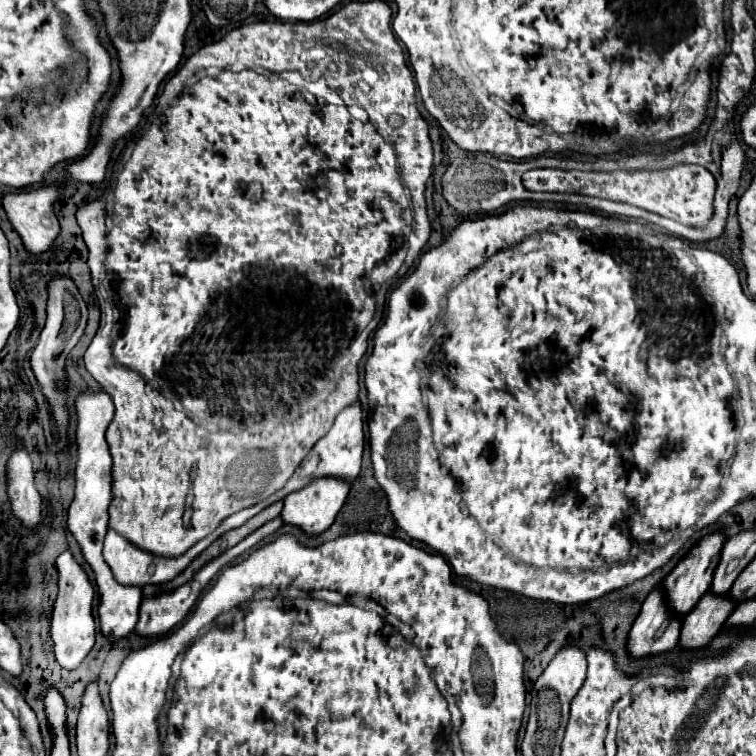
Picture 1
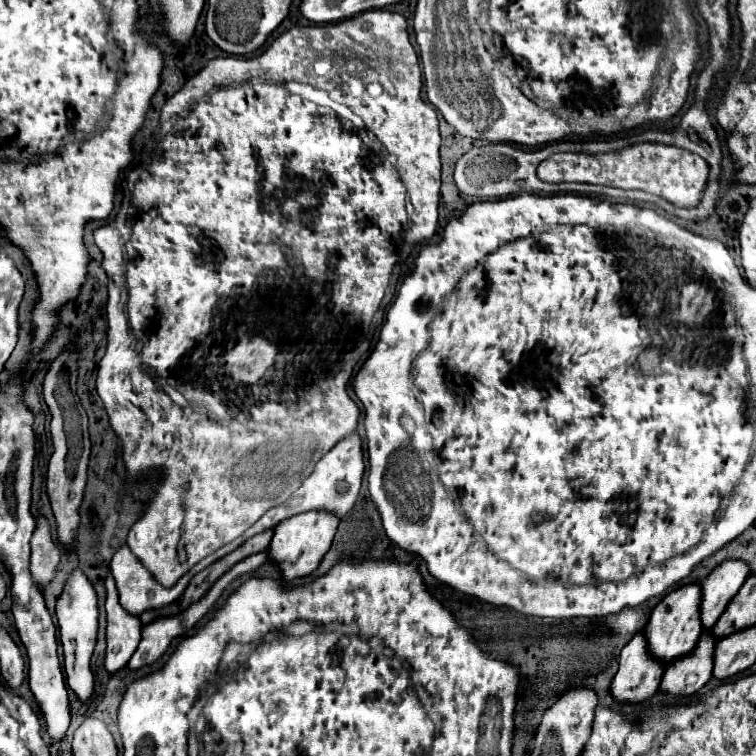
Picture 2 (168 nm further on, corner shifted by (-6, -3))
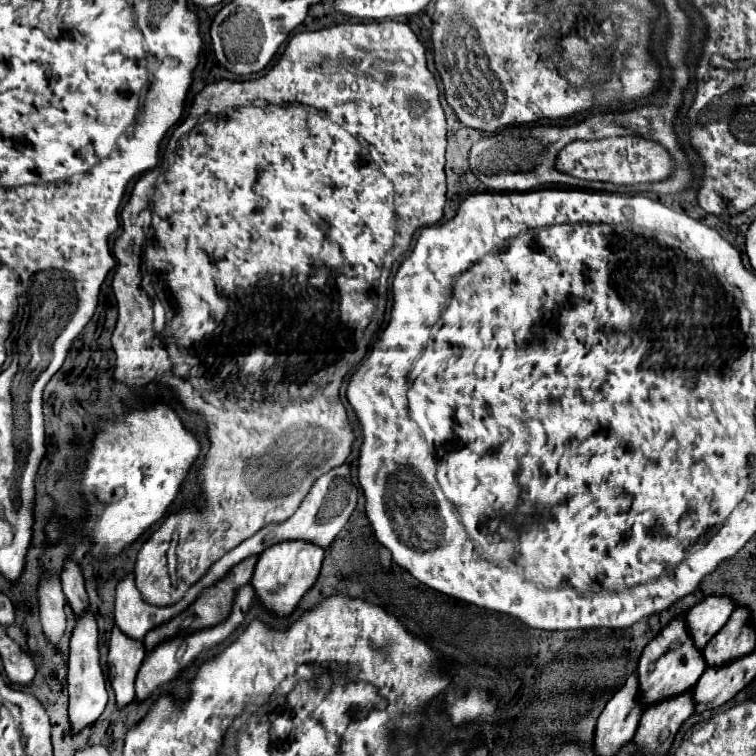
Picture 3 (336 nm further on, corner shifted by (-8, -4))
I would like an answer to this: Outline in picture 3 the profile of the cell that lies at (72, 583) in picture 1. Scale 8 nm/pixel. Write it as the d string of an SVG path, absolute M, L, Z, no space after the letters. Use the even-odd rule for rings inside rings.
M85 611L85 615L77 617L77 627L71 635L67 681L69 681L69 723L71 723L71 733L77 735L103 715L109 701L105 675L103 675L101 659L99 659L99 633L97 633L97 623L91 611Z

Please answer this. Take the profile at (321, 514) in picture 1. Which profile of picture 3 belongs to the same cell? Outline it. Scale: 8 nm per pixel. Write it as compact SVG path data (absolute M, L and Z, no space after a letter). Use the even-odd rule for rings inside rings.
M279 543L277 547L269 547L269 551L263 551L257 559L251 577L251 585L255 589L255 599L259 607L263 607L275 617L293 615L303 595L315 585L321 563L323 563L323 551L309 543Z

